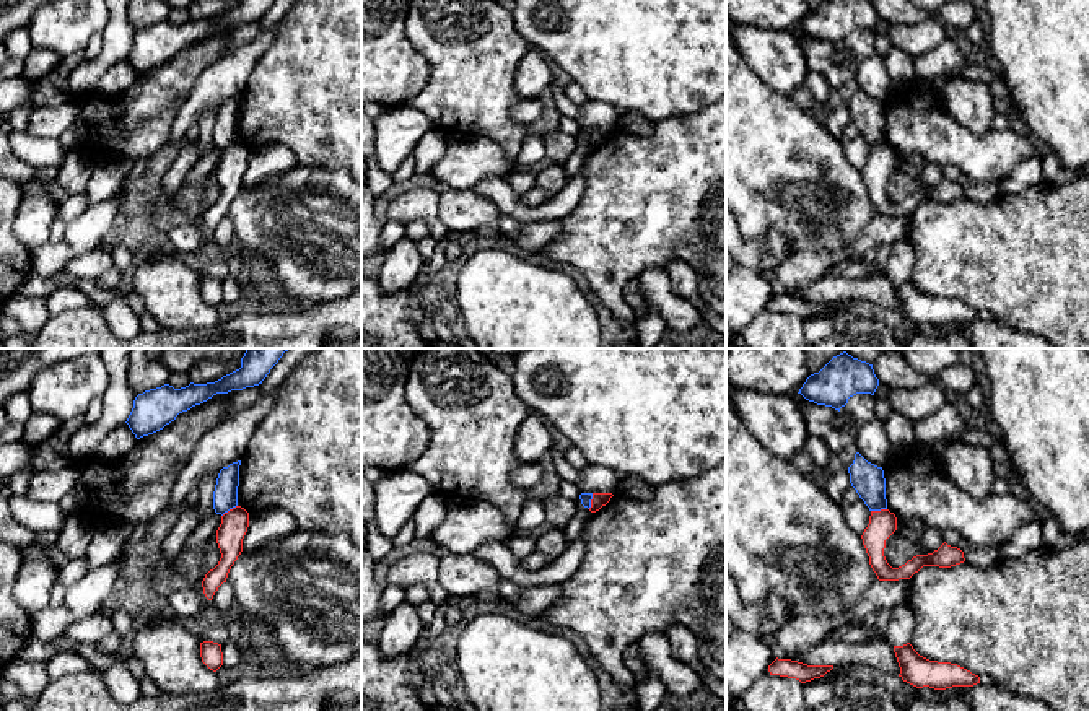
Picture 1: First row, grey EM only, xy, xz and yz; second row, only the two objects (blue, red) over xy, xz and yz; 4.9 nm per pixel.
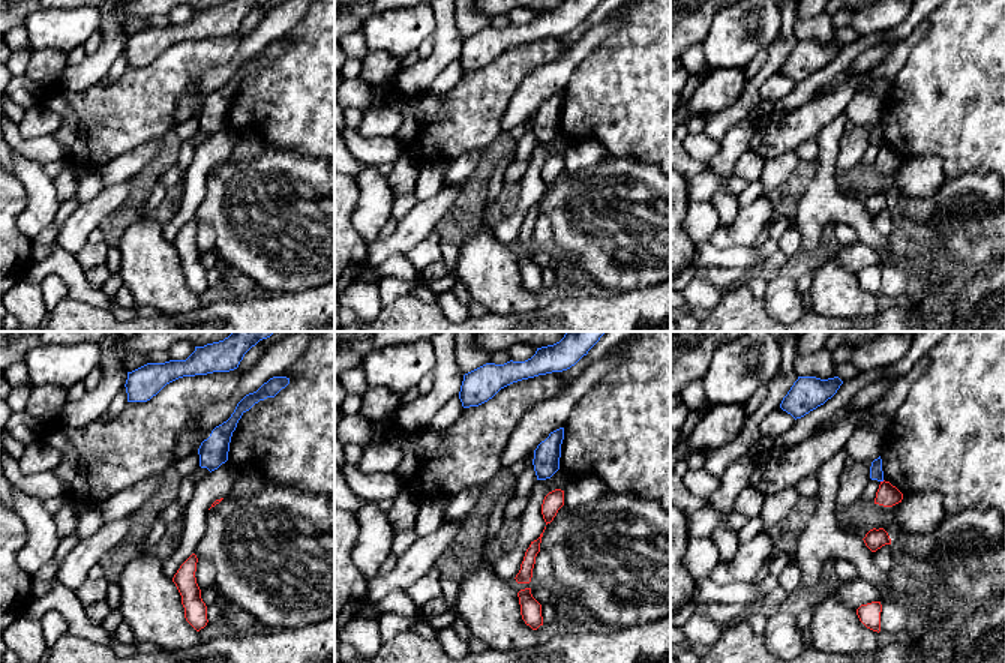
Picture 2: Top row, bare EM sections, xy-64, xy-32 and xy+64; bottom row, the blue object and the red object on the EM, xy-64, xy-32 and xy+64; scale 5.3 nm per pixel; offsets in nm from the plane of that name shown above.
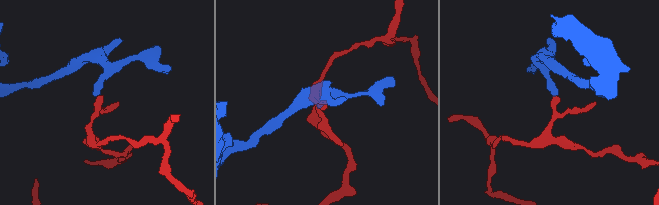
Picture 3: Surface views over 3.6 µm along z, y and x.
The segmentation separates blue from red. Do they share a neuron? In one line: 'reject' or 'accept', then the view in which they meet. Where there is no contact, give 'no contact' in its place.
reject; meets blue in xy

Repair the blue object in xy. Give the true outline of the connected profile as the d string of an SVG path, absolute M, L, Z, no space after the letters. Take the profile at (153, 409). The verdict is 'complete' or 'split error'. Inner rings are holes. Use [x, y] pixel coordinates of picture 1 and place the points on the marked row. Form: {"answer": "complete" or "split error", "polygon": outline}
{"answer": "complete", "polygon": "M247 348L241 358L241 368L215 382L194 384L174 389L164 384L138 394L127 425L137 439L163 430L182 412L190 410L216 394L243 390L262 384L270 369L290 348Z"}

